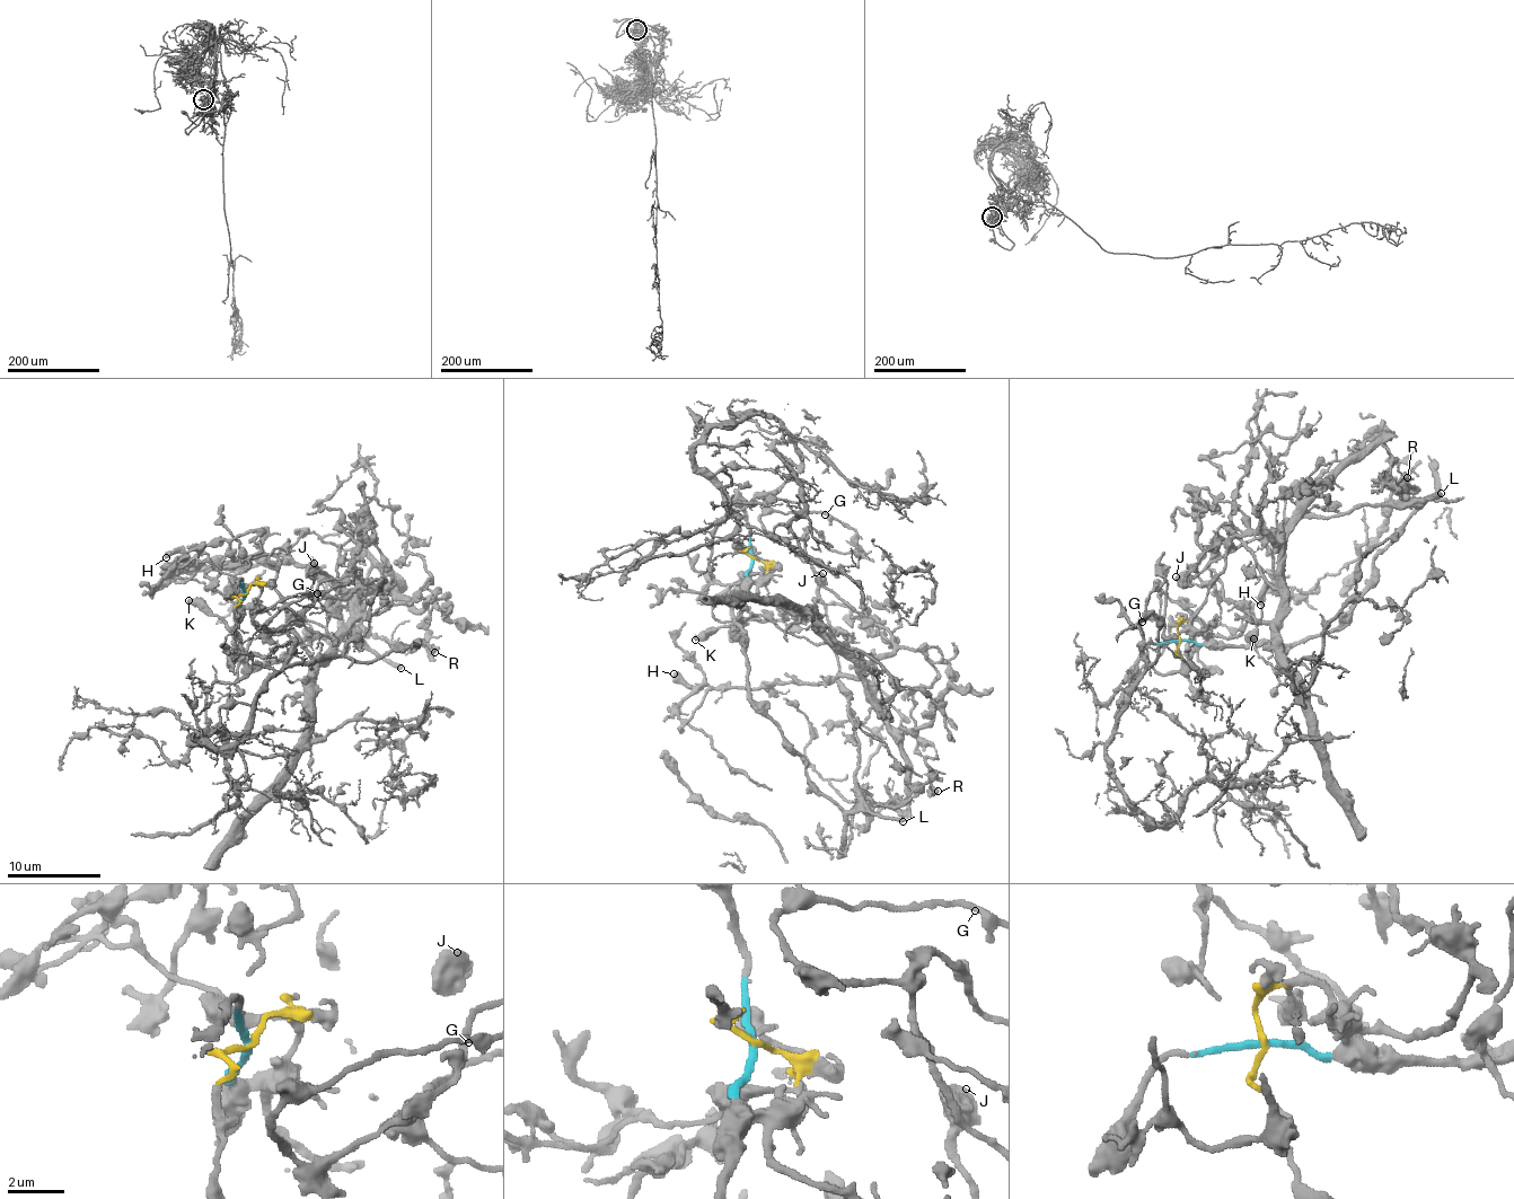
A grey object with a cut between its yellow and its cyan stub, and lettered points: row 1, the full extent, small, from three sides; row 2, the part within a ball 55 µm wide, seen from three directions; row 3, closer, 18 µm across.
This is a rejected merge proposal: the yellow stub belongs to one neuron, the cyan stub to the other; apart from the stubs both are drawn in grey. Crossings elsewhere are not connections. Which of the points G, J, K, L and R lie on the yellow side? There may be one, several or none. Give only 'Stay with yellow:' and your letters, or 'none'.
Stay with yellow: G, R

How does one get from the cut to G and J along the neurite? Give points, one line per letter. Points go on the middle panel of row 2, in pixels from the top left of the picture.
G: (754, 558), (758, 597), (881, 659), (892, 635), (804, 550), (811, 529), (860, 548), (826, 516)
J: (754, 558), (740, 614), (747, 688), (819, 793), (851, 810), (860, 746), (818, 594), (822, 573)

